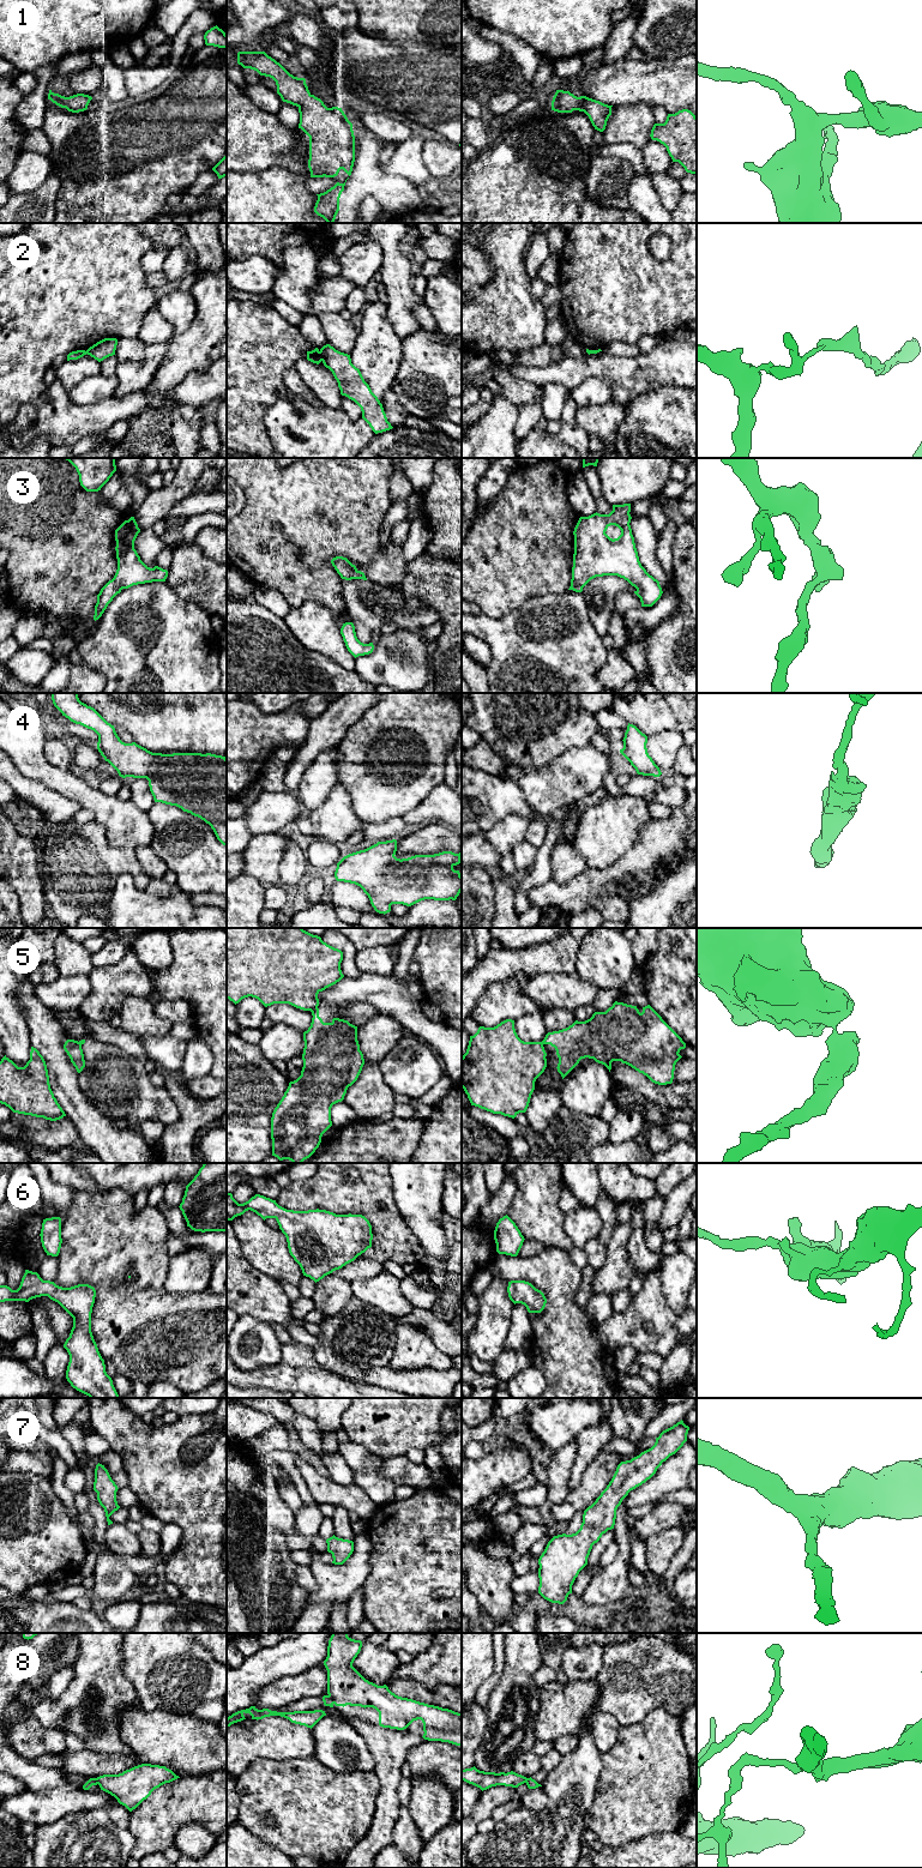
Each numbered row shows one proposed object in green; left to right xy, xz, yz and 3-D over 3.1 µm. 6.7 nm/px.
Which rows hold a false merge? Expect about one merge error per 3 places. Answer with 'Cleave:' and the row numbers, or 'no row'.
Cleave: 2, 5, 8

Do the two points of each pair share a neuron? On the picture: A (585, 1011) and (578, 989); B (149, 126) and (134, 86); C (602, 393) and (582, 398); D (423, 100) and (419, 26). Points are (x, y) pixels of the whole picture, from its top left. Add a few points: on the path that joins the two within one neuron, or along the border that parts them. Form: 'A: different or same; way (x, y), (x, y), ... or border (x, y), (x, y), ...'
A: different; border (591, 1004), (579, 1006), (572, 1011)
B: different; border (142, 97), (131, 101)
C: same; way (597, 393), (586, 393)
D: different; border (391, 41), (422, 41), (447, 44)

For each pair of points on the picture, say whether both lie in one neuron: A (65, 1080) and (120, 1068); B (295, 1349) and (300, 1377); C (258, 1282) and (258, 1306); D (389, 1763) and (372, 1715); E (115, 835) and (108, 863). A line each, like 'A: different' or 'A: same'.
A: different
B: different
C: same
D: same
E: different

